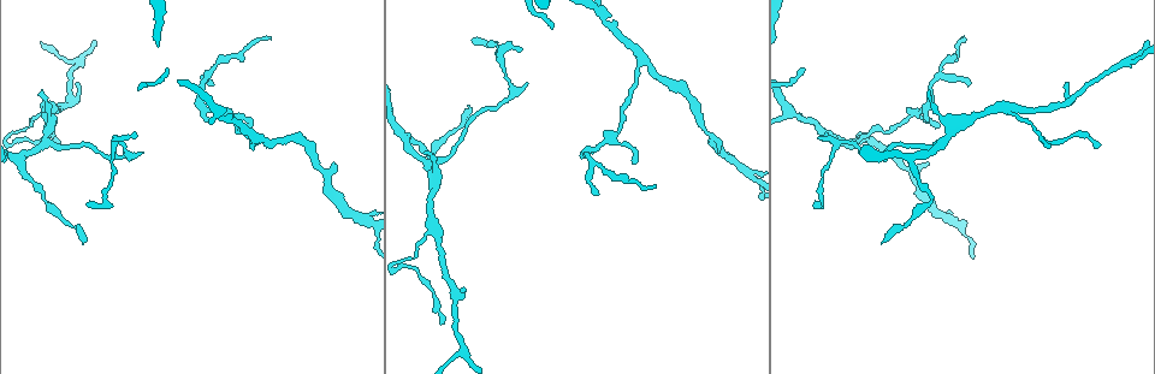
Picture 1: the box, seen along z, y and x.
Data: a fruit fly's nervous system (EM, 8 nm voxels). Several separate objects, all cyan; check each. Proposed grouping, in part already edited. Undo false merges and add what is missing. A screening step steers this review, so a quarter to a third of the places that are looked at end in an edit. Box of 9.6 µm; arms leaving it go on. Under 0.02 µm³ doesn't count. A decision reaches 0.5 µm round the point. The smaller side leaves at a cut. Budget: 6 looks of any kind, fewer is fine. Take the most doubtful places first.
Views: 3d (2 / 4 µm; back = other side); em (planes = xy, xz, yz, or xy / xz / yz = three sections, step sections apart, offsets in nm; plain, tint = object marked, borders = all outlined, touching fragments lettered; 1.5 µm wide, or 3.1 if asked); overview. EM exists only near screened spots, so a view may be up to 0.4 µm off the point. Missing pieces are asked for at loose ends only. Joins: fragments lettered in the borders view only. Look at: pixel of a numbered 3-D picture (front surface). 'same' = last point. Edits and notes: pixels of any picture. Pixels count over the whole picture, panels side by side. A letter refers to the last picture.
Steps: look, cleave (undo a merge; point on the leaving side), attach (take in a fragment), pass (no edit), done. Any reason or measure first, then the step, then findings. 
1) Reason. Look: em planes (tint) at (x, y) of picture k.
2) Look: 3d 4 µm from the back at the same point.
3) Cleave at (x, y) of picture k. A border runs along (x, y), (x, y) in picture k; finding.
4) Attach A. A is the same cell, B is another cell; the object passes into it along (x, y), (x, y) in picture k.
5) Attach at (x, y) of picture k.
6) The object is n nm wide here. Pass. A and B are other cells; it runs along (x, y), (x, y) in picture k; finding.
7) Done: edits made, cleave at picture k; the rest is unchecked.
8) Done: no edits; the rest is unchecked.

An open end. Look: 3d 4 µm at (40, 91) of picture 1.

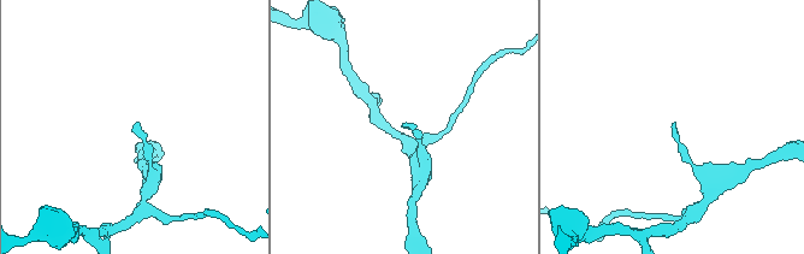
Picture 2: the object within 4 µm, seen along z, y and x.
Look: em xy step 4 (tint) at (135, 124) of picture 2.

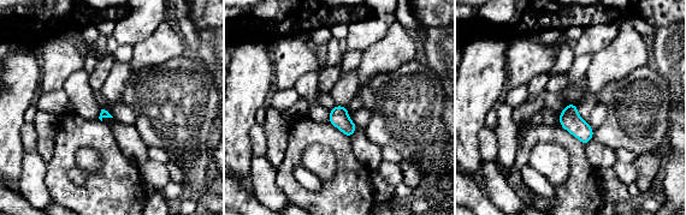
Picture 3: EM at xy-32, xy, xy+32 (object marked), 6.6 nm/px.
Cut it another way. Look: em xz step 8 (borders) at the same point.

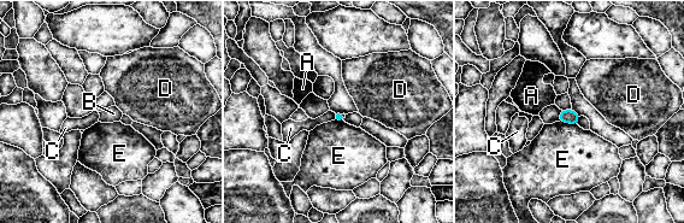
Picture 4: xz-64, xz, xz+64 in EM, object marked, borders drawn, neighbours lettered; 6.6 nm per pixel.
Pass. A, B, C, D and E are other cells; a border runs along (332, 112), (334, 119) in picture 4; no lettered fragment goes on from it.

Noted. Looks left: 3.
Sudden change in width. Look: em planes (plain) at (642, 55) of picture 1.

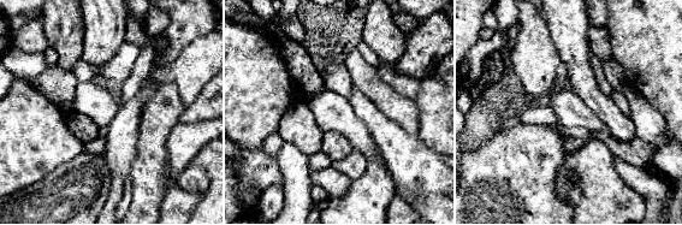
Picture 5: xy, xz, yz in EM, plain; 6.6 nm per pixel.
Look: em planes (tint) at the same point.

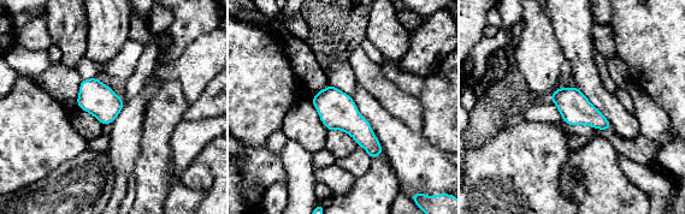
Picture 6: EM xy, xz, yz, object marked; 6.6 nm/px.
Look: em planes (borders) at the same point.

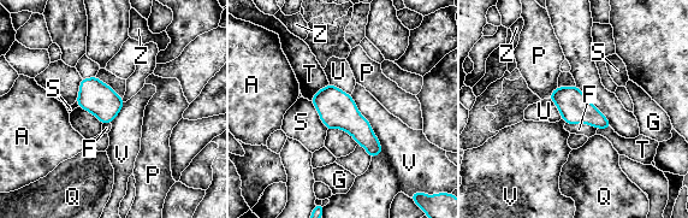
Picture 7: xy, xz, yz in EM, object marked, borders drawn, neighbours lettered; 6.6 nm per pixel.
Pass. A, F, G, P, Q, S, T, U, V and Z are other cells; a border runs along (350, 95), (380, 143), (373, 158) in picture 7; continuous, no second cell.

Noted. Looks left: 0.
Done: no edits; the rest is unchecked.

